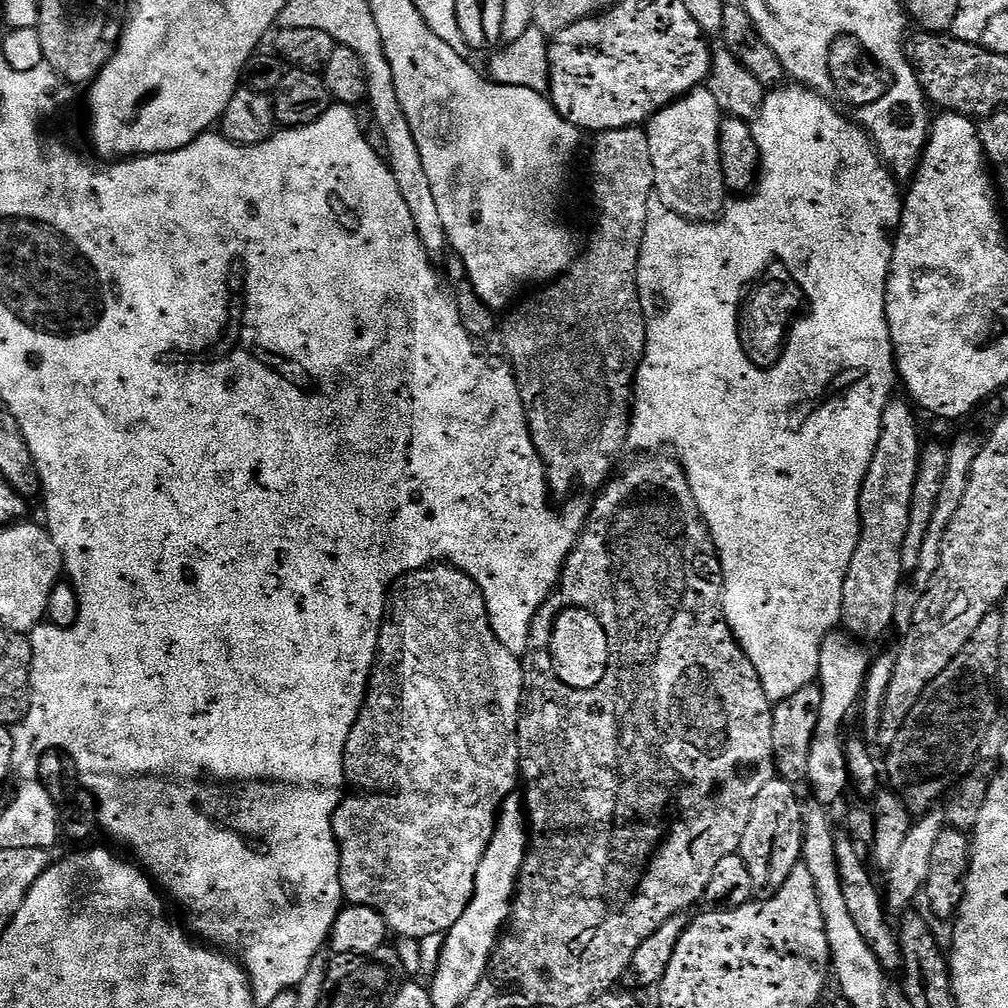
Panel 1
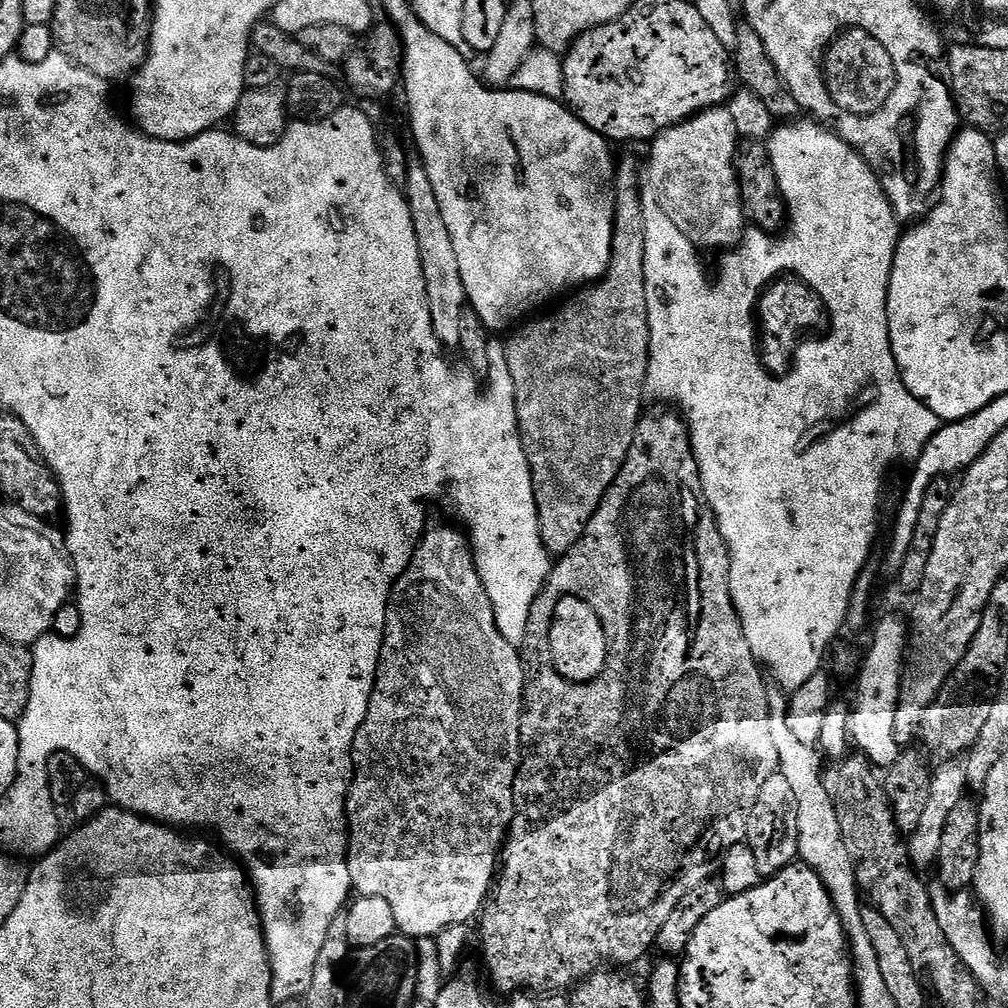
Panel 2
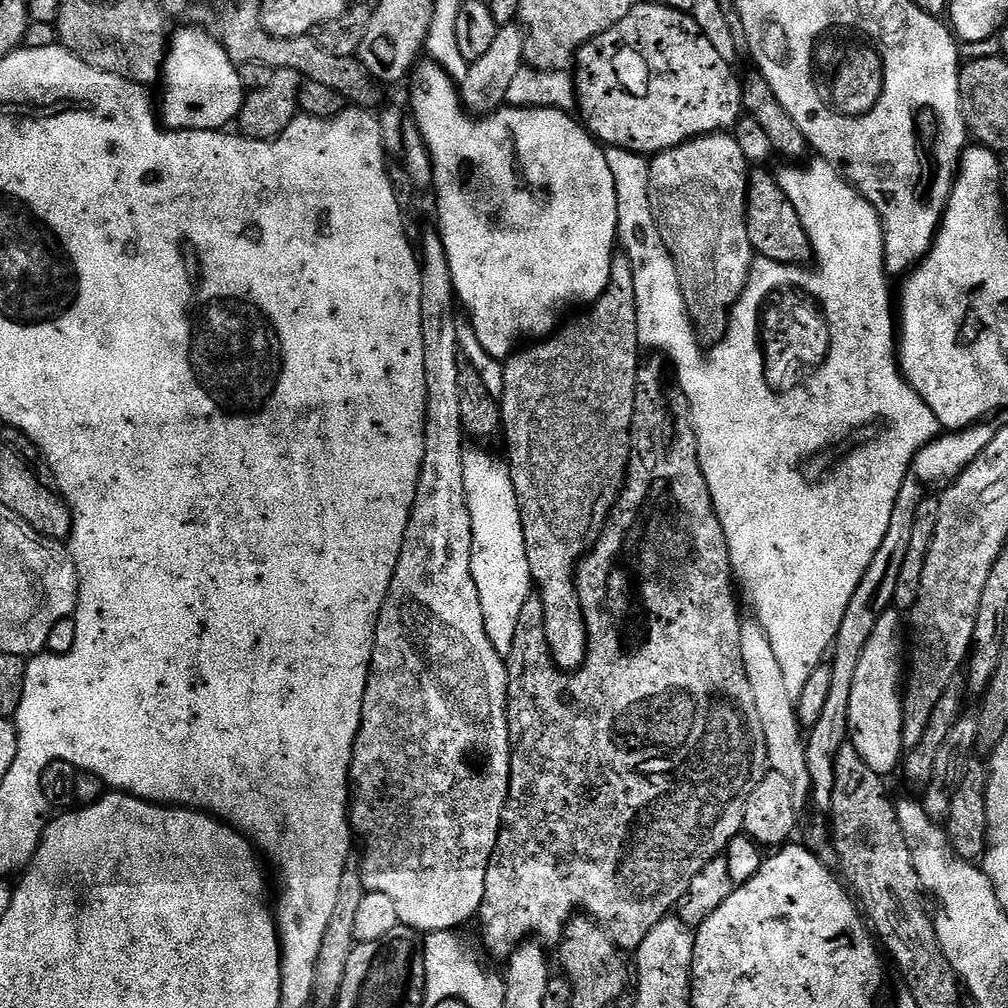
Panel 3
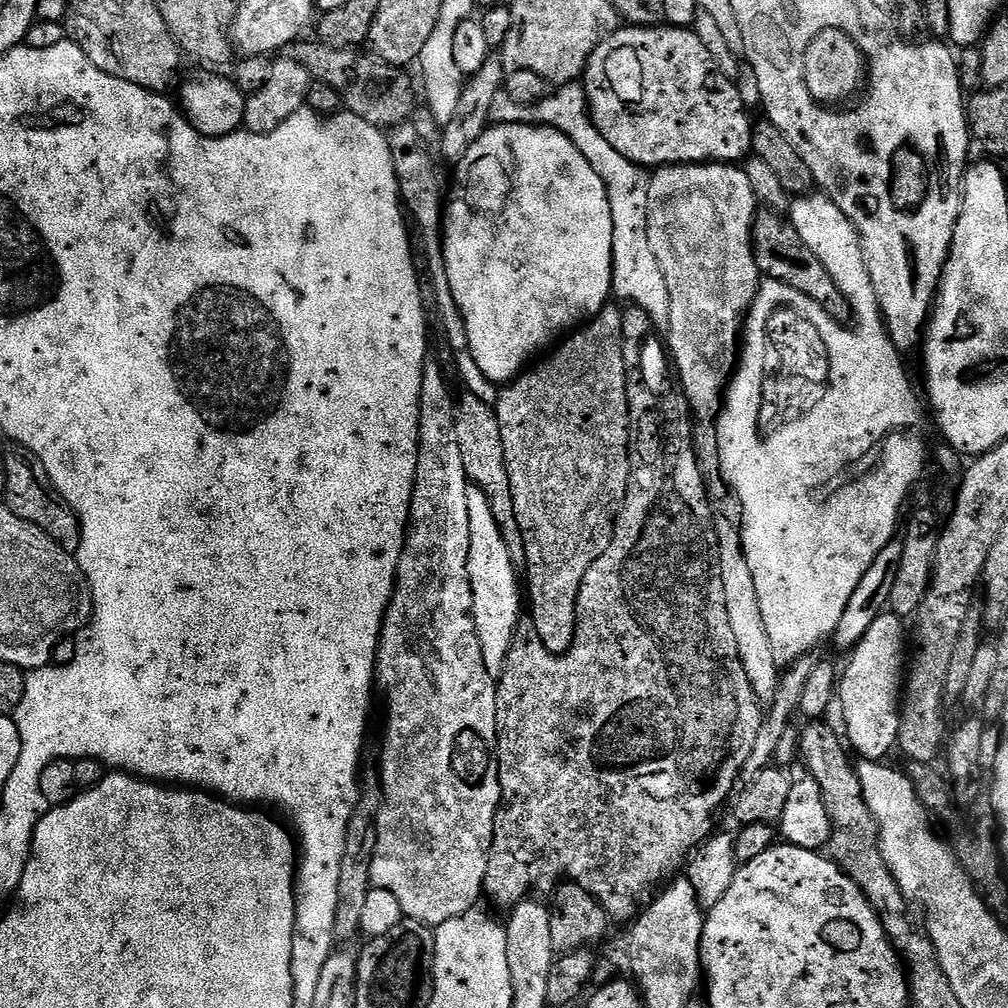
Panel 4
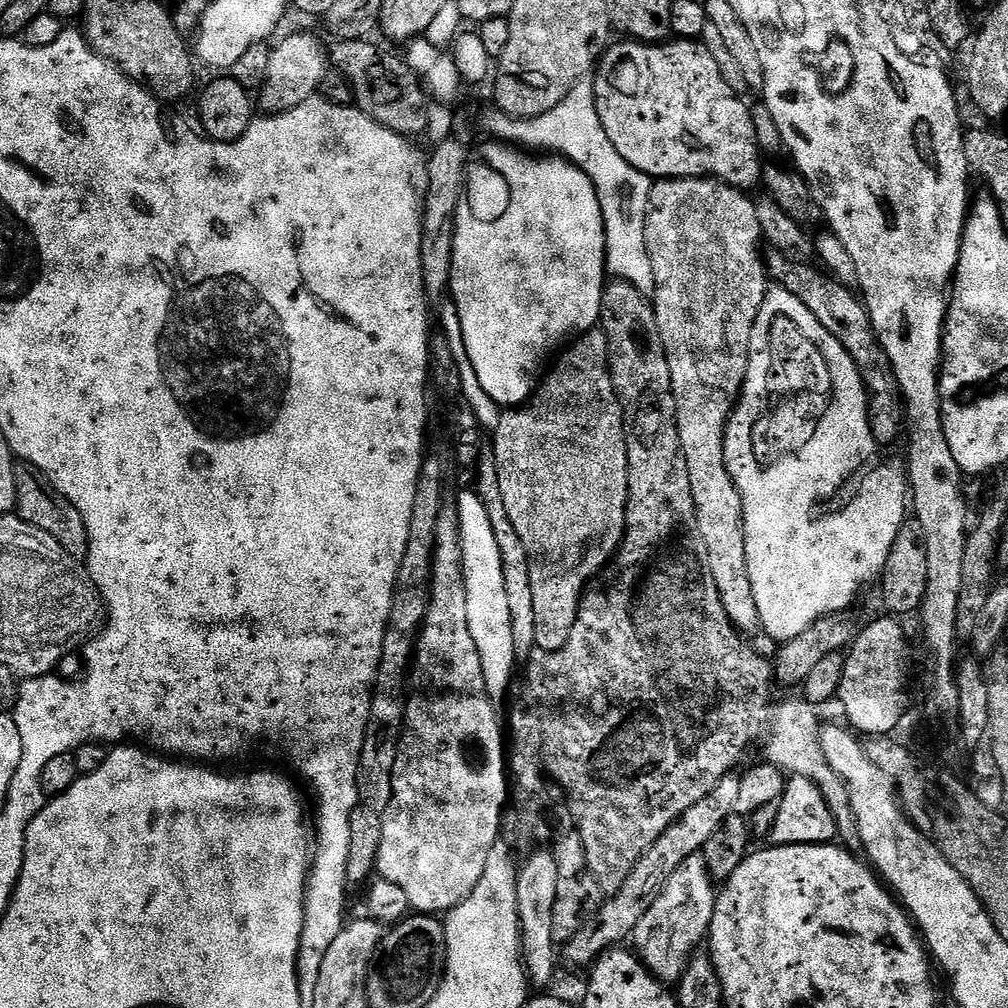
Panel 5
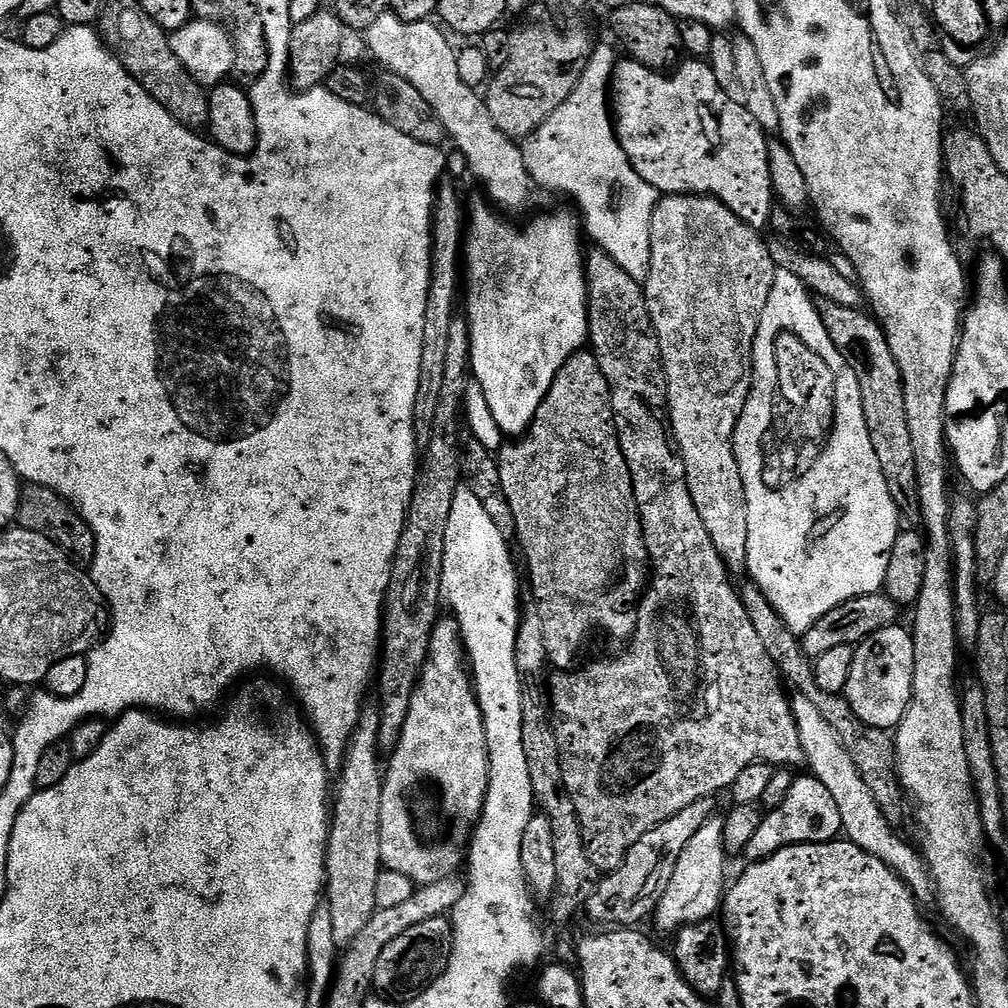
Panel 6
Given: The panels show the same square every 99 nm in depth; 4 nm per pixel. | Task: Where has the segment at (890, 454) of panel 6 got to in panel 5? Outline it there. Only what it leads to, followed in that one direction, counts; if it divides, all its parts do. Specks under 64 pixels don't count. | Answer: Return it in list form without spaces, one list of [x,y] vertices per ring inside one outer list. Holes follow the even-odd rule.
[[[775,250],[769,253],[766,256],[769,277],[779,287],[790,290],[794,298],[800,299],[810,310],[810,314],[814,314],[814,318],[818,318],[818,322],[822,322],[822,326],[826,326],[826,330],[830,330],[830,334],[834,334],[834,338],[838,338],[838,342],[846,346],[850,358],[854,358],[856,368],[864,379],[864,389],[868,392],[868,420],[878,443],[889,446],[888,444],[894,443],[899,436],[901,439],[906,428],[904,397],[900,394],[896,375],[892,372],[892,363],[876,337],[868,307],[863,299],[849,285],[840,283],[835,276],[821,270],[807,259],[793,258]]]

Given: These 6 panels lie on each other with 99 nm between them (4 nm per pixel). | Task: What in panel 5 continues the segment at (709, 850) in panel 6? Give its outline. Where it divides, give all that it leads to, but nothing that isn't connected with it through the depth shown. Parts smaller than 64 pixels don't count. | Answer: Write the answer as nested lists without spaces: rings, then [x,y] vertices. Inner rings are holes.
[[[703,855],[687,856],[682,866],[670,874],[670,882],[666,882],[662,894],[654,898],[654,906],[646,910],[642,922],[632,931],[631,947],[661,984],[679,985],[692,953],[705,943],[711,929],[717,895],[717,885],[708,873]]]

